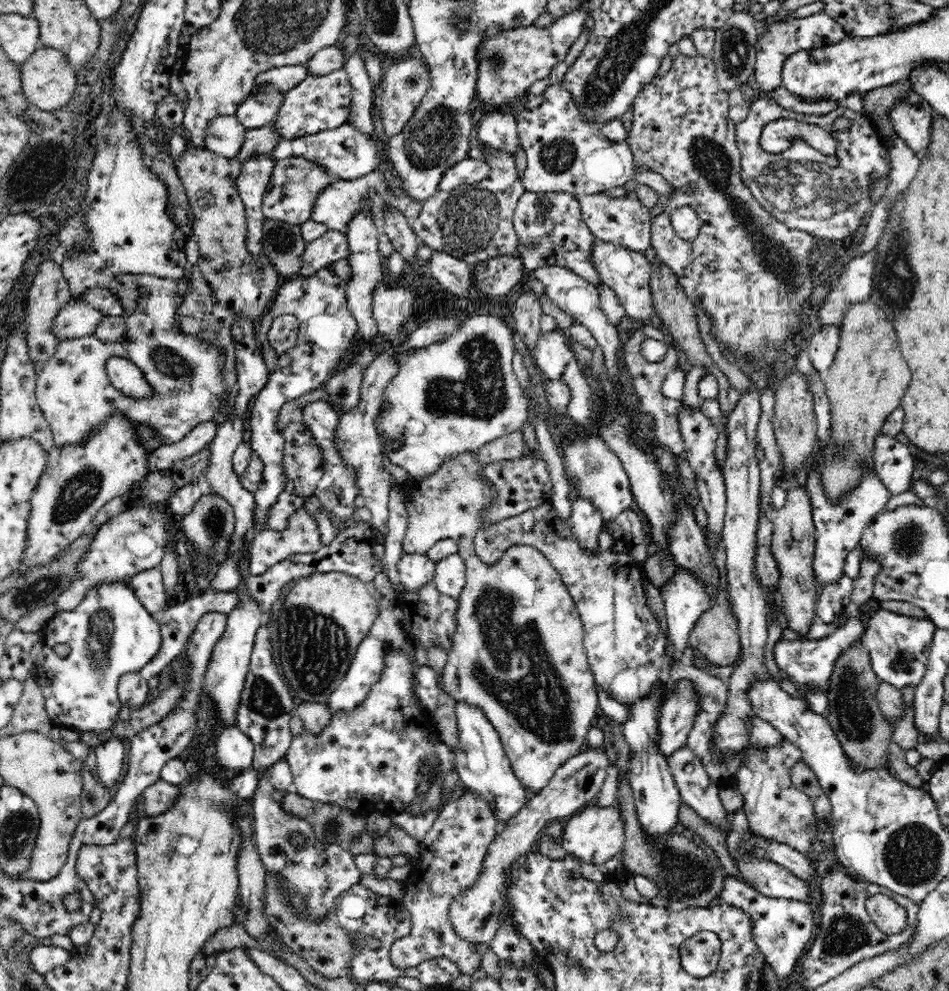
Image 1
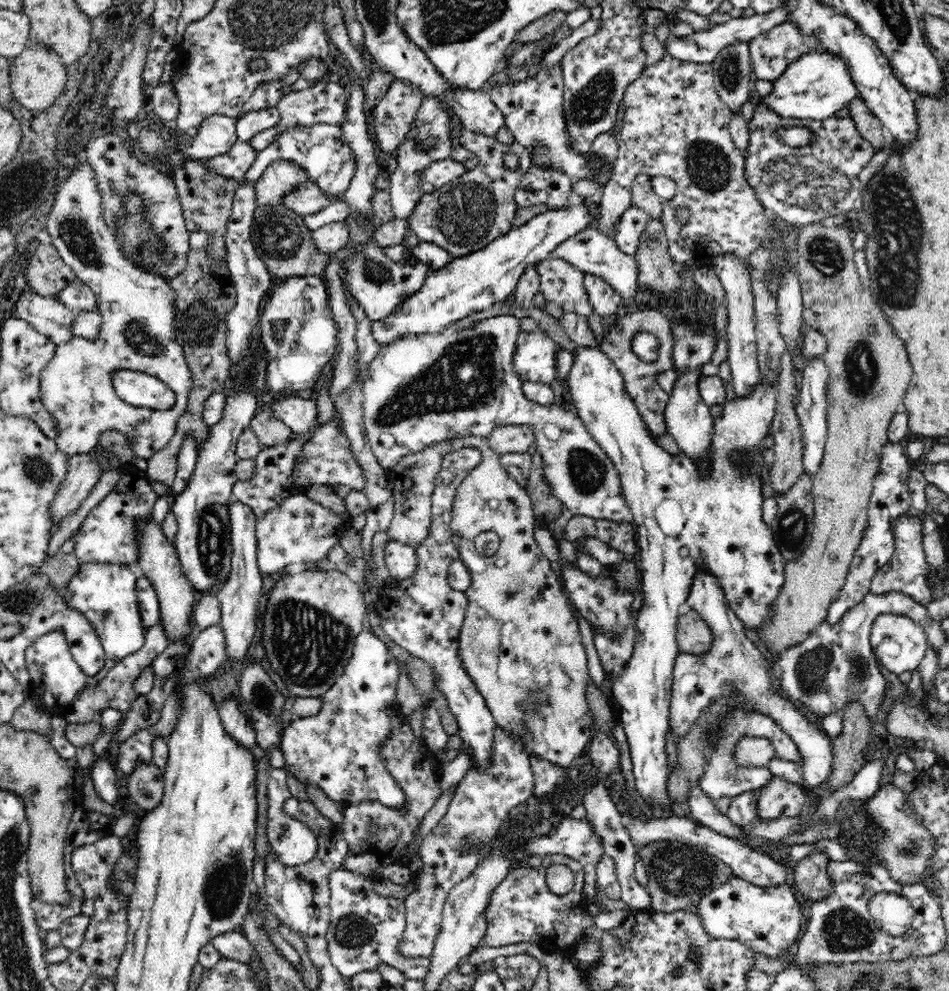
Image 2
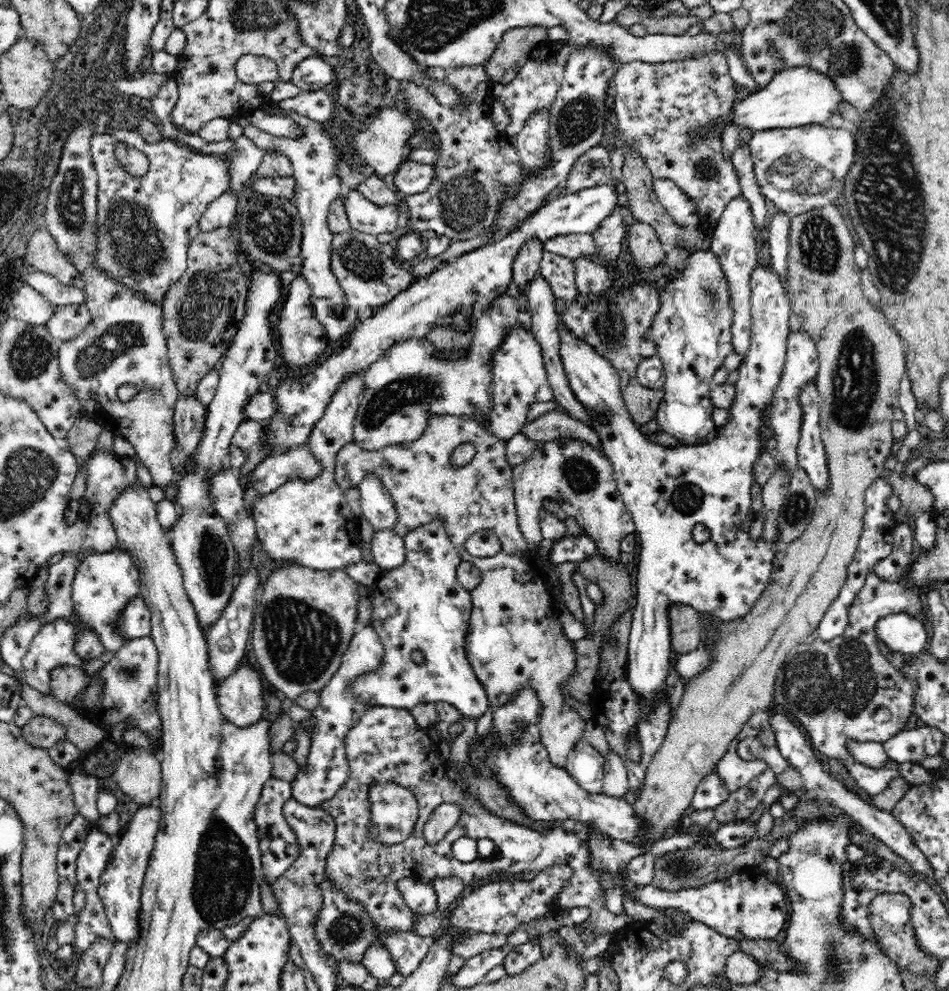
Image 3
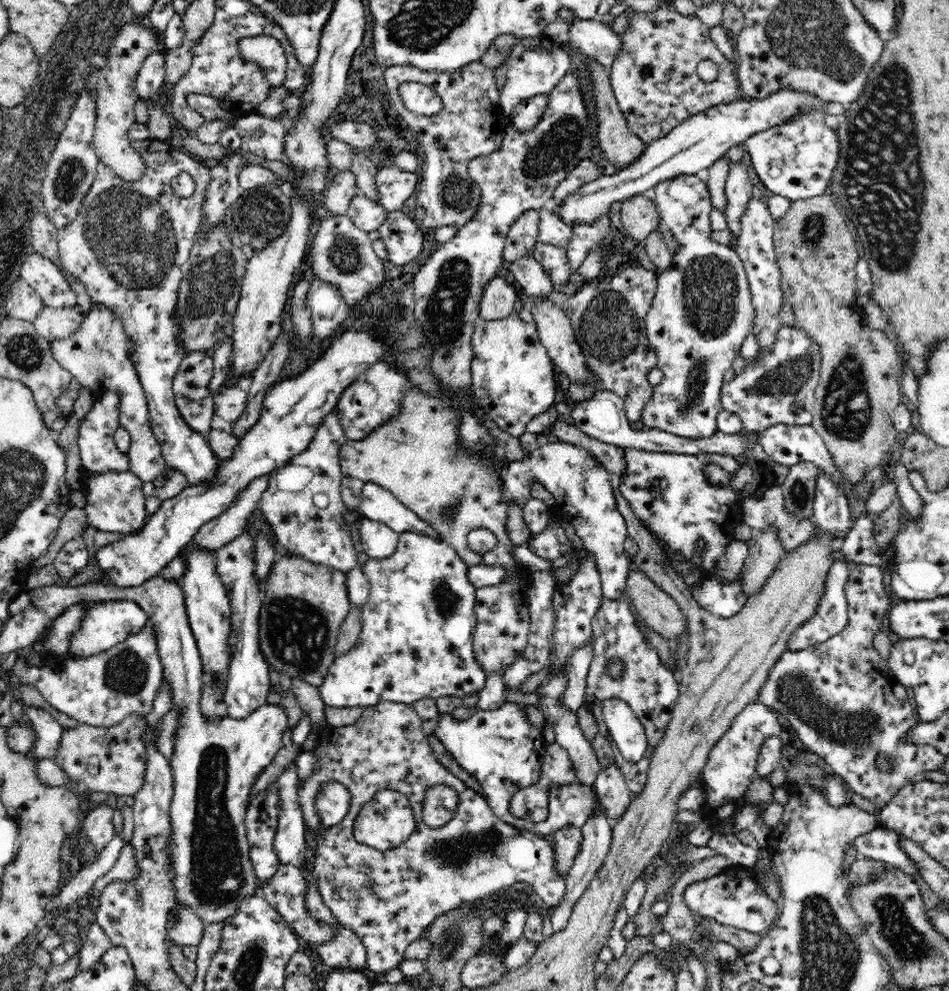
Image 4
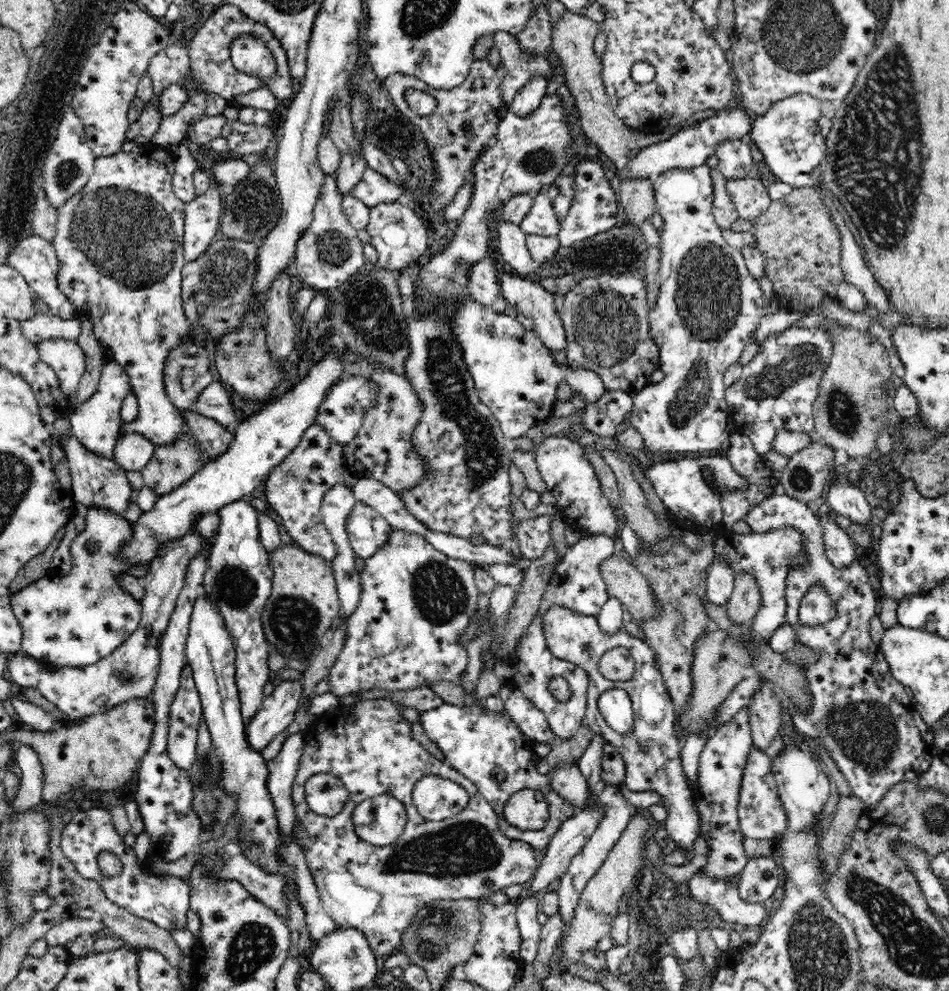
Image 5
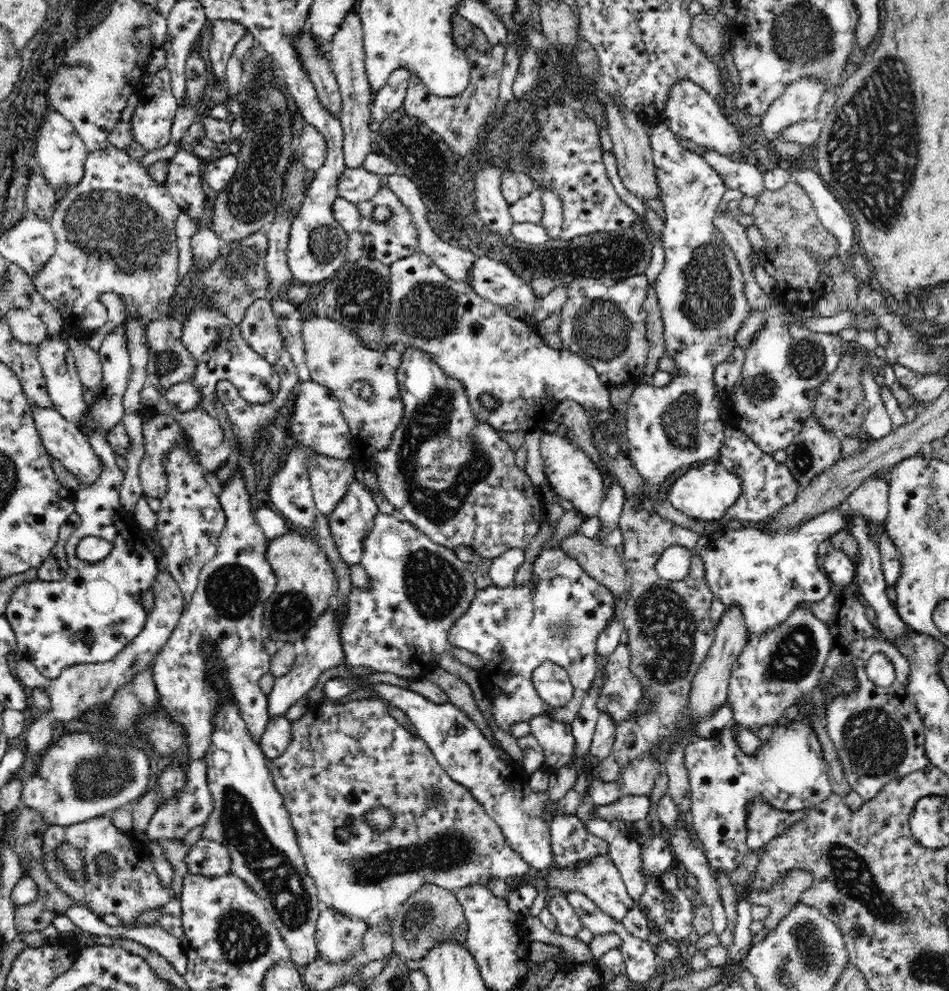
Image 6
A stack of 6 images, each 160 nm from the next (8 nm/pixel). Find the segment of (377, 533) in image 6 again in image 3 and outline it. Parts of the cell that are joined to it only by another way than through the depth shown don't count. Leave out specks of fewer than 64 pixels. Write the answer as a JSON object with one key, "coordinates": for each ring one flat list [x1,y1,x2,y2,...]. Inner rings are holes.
{"coordinates":[[430,519,428,524,414,527,404,536,405,558,392,572,386,572,378,580,378,590,384,596,384,612,372,612,372,629,380,639,383,657,376,667,356,675,348,684,349,696,360,700,368,706,392,706,411,709,418,703,447,702,459,709,464,718,478,720,488,710,489,700,483,683,479,681,475,671,468,662,466,654,466,638,471,618,471,591,458,581,456,569,462,562,461,555,452,544,448,533,444,530,442,519],[420,650,424,655,424,664,416,665,412,661,412,652]]}

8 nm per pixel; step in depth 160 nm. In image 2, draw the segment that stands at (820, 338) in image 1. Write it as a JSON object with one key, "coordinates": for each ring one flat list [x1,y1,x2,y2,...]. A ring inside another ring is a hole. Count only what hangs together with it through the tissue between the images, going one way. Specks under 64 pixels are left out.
{"coordinates":[[823,356,816,358,810,365,804,366,801,371,800,403,796,406,796,413,802,427,802,457,804,470,812,477,818,472,819,464,822,462,826,437,827,437,827,408,828,402,825,388,829,378,829,371,825,367]]}

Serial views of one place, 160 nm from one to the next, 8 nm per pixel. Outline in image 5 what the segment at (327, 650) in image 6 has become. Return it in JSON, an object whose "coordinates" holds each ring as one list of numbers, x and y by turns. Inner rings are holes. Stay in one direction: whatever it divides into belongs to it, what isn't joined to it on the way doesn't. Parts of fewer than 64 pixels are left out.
{"coordinates":[[282,680,272,694,265,697,252,722,246,723,248,739,256,749,263,751,280,732,292,724,302,696,303,684,300,686,296,680]]}

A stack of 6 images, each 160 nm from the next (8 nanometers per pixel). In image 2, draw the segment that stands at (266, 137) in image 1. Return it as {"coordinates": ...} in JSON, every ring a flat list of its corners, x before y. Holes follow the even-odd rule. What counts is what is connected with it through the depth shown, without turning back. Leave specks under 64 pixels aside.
{"coordinates":[[237,140,226,154,197,162,215,176,239,182,258,156,250,147,250,141]]}

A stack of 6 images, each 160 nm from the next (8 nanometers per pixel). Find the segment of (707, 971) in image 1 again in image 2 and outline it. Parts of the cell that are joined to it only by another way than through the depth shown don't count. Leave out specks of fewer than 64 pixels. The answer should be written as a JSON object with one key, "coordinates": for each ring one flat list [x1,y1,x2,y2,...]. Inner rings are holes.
{"coordinates":[[734,874,728,882,697,900,691,910,700,917,703,927,711,936,740,941,755,953,774,959,792,954,805,922,802,906,787,883,760,887]]}

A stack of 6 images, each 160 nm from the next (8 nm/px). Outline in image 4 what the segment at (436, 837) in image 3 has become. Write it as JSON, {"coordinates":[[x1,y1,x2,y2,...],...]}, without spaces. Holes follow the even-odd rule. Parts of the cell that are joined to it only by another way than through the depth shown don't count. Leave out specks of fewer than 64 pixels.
{"coordinates":[[446,784,426,788,426,798,422,802,423,822,434,829,451,822,458,804,457,792]]}

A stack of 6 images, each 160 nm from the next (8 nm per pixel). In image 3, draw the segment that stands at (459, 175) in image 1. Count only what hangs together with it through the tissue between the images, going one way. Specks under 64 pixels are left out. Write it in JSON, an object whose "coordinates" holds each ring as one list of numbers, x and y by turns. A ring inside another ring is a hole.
{"coordinates":[[405,160,395,171,393,183,397,194,405,198,420,194,432,178,432,165]]}

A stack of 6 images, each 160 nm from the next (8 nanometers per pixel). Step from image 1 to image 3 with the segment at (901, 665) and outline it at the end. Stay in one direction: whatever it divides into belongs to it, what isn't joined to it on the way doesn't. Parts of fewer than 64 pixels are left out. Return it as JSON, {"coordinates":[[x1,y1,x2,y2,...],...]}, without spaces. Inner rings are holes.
{"coordinates":[[896,613,882,618,877,625,880,642,891,651,917,654,926,646,926,628,917,616]]}

